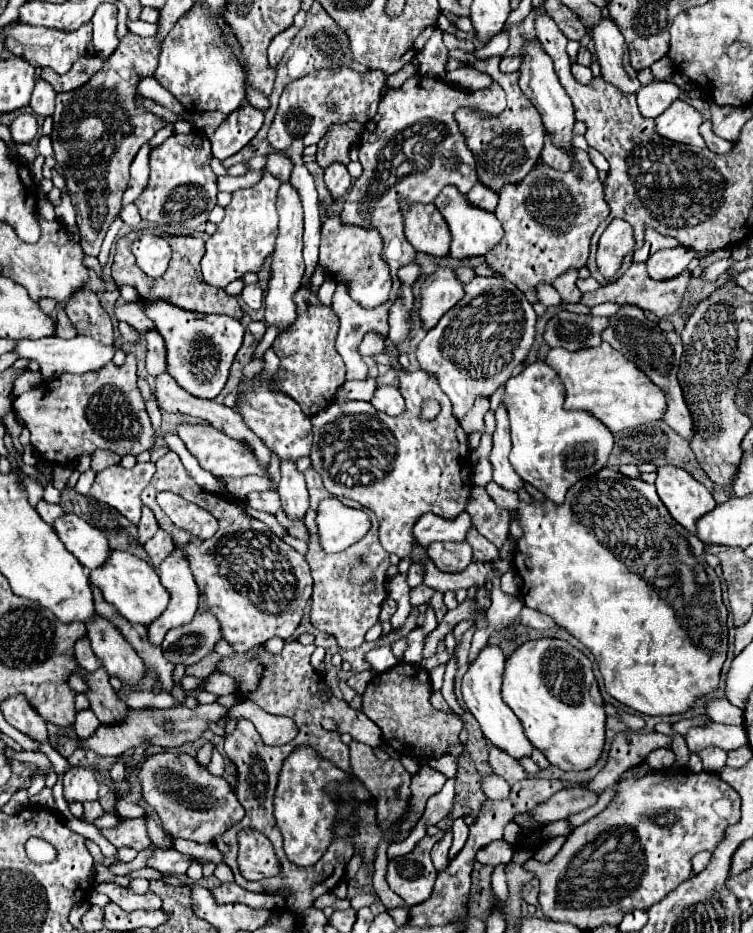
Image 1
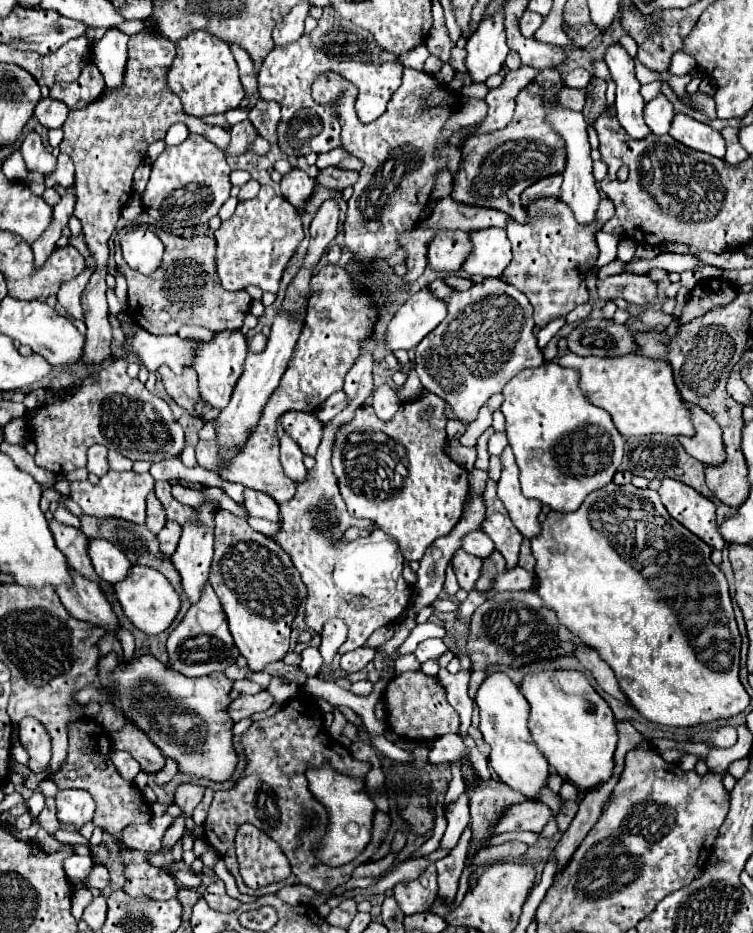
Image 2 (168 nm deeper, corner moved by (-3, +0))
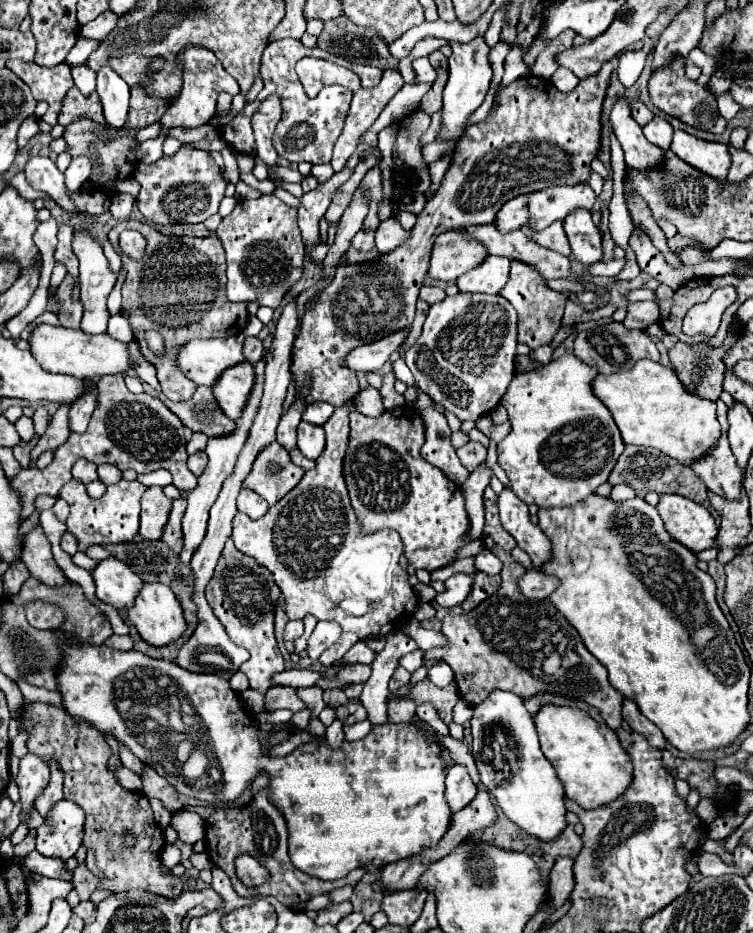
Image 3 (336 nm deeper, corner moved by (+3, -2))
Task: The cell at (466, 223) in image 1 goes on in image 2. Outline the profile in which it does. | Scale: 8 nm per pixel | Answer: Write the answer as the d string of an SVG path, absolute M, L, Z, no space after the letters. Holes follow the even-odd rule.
M486 228L470 234L474 250L464 262L464 270L468 274L484 276L484 278L500 278L502 270L510 264L512 252L510 242L506 238L506 230Z

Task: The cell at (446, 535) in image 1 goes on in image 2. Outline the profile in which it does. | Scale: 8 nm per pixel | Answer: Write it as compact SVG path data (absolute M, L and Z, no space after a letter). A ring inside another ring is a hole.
M476 530L468 536L464 536L462 540L462 548L472 554L472 556L478 556L478 558L488 558L492 552L494 552L494 542L490 542L490 538L482 532L482 530Z

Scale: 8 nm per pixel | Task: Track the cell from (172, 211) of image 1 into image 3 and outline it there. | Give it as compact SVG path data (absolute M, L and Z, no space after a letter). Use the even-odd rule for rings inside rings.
M184 144L174 156L162 156L154 164L138 164L134 178L142 186L136 198L138 210L146 220L158 226L204 222L218 212L226 188L226 180L210 152L198 150L190 144Z

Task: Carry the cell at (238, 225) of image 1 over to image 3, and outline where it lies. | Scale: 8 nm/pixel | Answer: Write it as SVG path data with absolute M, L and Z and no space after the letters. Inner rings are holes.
M262 194L254 200L242 200L222 218L216 236L226 250L226 292L230 302L258 302L276 308L282 296L298 282L302 274L304 244L296 224L296 208L286 206L276 196Z

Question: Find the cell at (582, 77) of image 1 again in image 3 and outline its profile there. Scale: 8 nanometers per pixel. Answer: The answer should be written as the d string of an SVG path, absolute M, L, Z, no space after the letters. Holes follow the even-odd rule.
M558 68L554 74L552 74L552 84L560 90L560 92L572 92L574 88L576 88L576 84L580 82L578 80L578 76L572 72L572 70L568 70L568 68Z

